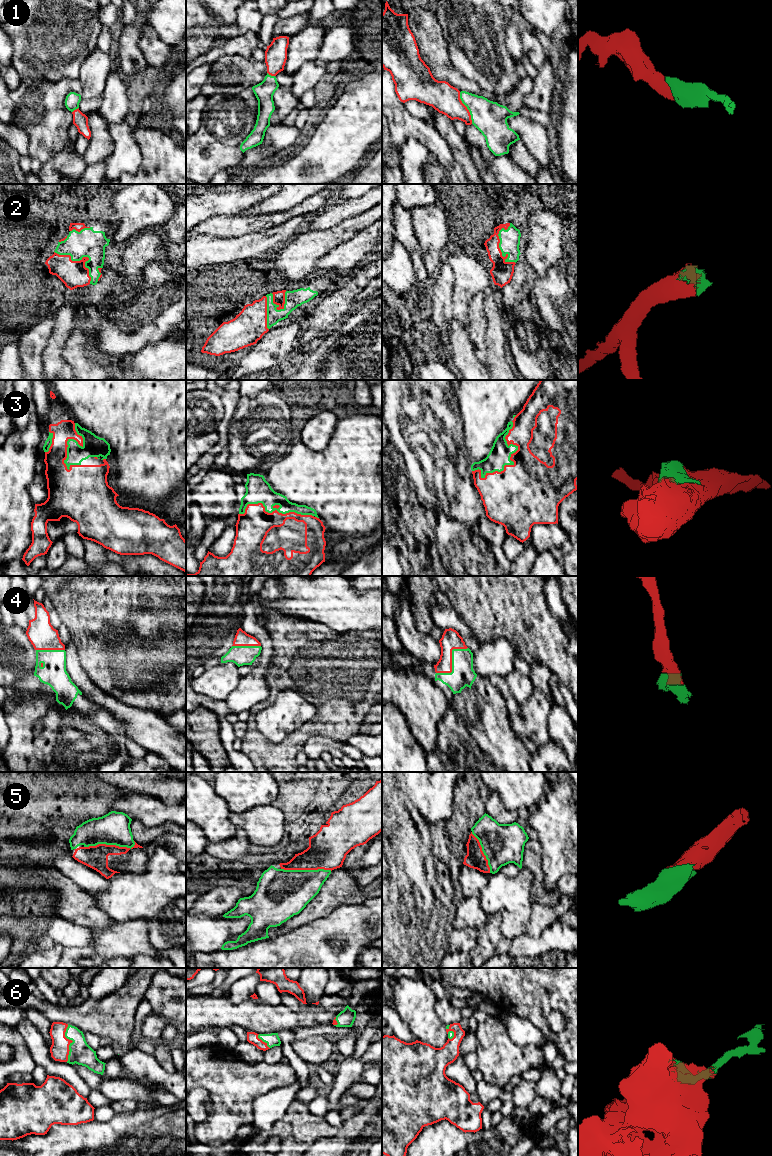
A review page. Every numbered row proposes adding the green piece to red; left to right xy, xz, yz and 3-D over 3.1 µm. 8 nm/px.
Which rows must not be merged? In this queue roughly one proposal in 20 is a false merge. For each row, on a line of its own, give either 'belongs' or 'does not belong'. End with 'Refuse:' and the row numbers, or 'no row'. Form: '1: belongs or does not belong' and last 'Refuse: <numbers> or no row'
1: belongs
2: belongs
3: belongs
4: belongs
5: belongs
6: belongs
Refuse: no row

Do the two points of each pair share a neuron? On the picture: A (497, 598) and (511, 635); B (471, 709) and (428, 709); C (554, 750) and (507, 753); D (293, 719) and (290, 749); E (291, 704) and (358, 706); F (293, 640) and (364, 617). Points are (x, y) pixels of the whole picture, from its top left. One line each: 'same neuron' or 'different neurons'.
A: same neuron
B: different neurons
C: different neurons
D: different neurons
E: different neurons
F: different neurons

